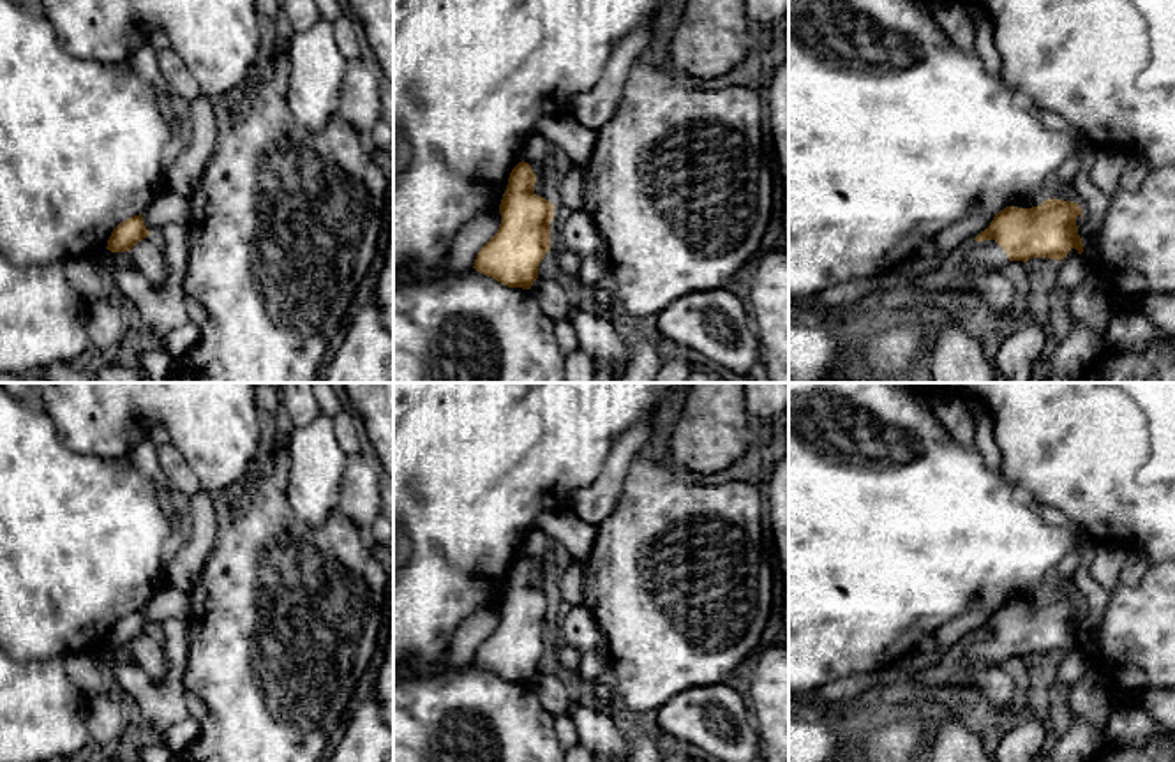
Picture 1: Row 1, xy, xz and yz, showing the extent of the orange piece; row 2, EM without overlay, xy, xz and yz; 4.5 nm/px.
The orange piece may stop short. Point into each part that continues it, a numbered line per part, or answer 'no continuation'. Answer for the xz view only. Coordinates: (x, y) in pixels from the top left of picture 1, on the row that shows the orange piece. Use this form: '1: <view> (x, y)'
1: xz (546, 180)

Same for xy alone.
1: xy (147, 256)

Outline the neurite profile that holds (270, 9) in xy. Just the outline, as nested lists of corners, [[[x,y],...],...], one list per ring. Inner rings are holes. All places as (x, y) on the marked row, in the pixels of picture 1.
[[[256,0],[256,9],[261,18],[266,18],[268,21],[277,23],[279,26],[284,28],[279,0]]]

